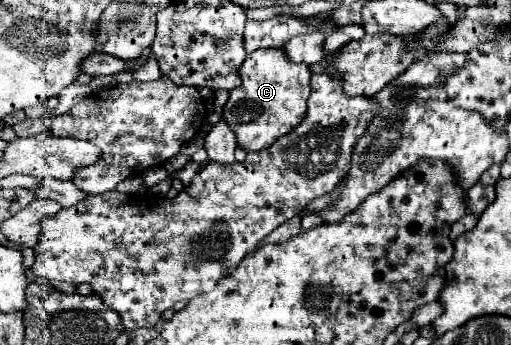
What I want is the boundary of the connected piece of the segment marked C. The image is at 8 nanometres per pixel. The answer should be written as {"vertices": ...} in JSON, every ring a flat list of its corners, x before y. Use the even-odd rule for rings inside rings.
{"vertices":[[266,48,258,50,246,56,242,68,240,68,240,88,232,90,226,104,224,104,224,120,236,134,236,142,246,152,260,152,268,146,272,146,278,138,290,134,294,126,300,124,302,116,306,114,306,100,310,96,310,68,306,64,290,64,286,60,286,54,280,52,280,48]]}

